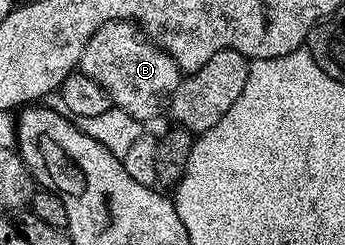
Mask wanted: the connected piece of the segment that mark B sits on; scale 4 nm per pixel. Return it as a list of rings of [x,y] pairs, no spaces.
[[[128,20],[105,22],[103,28],[87,40],[79,70],[91,76],[95,84],[103,84],[110,103],[127,112],[138,124],[145,124],[168,111],[169,101],[183,77],[170,54],[162,46],[156,46],[136,22]]]

